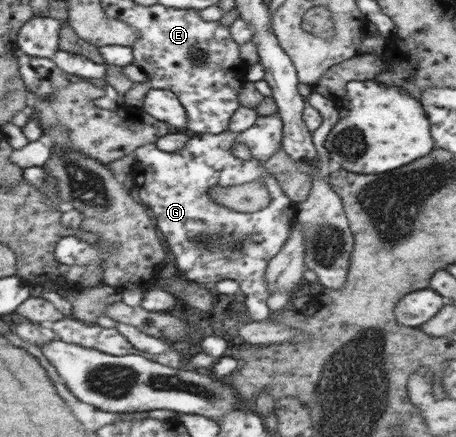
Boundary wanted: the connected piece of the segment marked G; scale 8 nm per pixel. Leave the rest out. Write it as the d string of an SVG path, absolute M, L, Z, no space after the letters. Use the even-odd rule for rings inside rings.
M276 113L258 116L255 125L241 132L227 130L215 135L191 134L187 144L175 153L165 153L157 148L156 143L147 143L135 151L136 163L130 172L139 201L149 209L159 233L165 236L169 253L175 256L174 260L181 275L185 275L190 281L209 286L215 285L221 279L237 281L241 293L246 297L244 309L255 321L267 319L269 310L266 302L270 299L271 292L265 282L265 269L271 258L285 245L297 217L297 205L287 197L279 180L265 169L267 161L282 147L282 131L282 119ZM237 142L249 146L251 160L241 160L230 155L230 146ZM255 180L263 180L269 190L270 202L263 210L251 213L235 212L211 199L211 187L229 187Z

